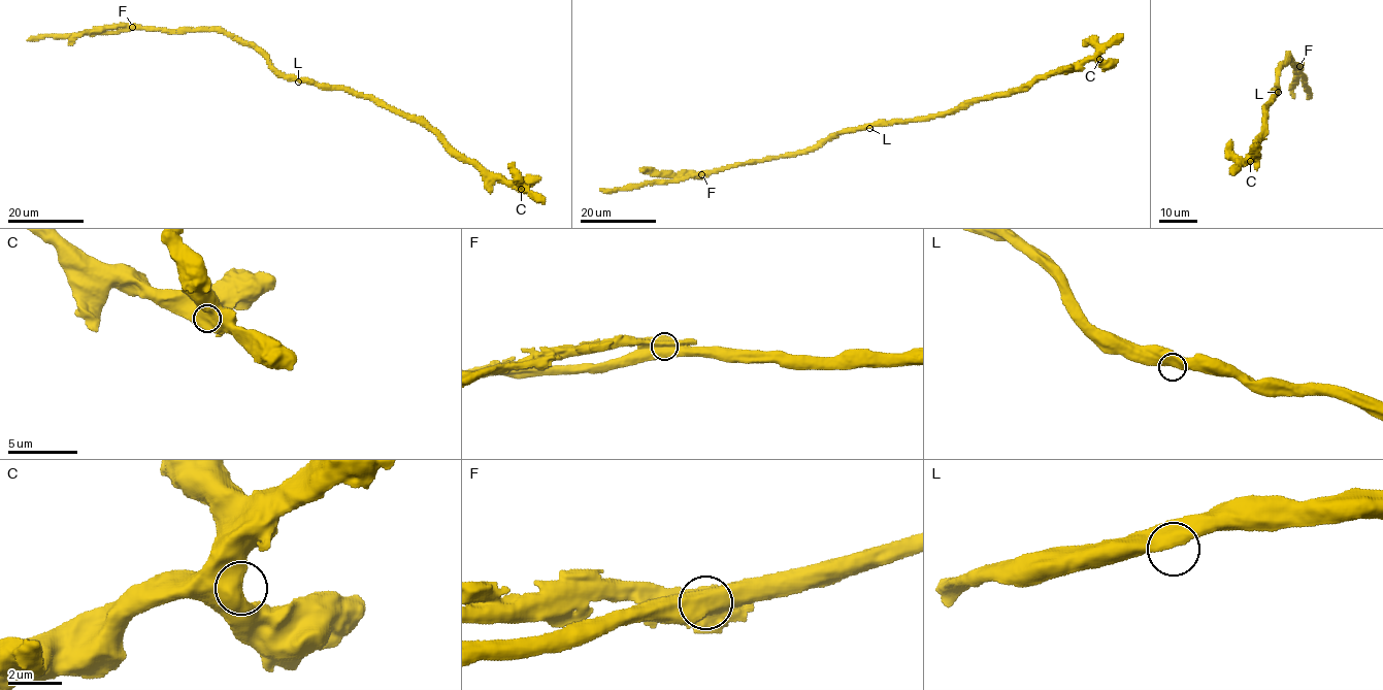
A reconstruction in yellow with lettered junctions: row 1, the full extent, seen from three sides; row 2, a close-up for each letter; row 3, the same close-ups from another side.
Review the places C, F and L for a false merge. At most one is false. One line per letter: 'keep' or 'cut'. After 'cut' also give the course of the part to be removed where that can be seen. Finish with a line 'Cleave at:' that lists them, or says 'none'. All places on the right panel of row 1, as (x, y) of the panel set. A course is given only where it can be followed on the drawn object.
C: keep
F: cut; foreign part runs (1298, 66), (1291, 92), (1293, 97)
L: keep
Cleave at: F

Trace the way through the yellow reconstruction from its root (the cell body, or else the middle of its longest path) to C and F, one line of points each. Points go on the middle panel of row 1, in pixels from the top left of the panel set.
C: (870, 126), (948, 114), (975, 101), (1020, 91), (1047, 74), (1077, 69), (1086, 61), (1099, 59)
F: (870, 126), (834, 133), (820, 145), (791, 155), (737, 163), (701, 174)

